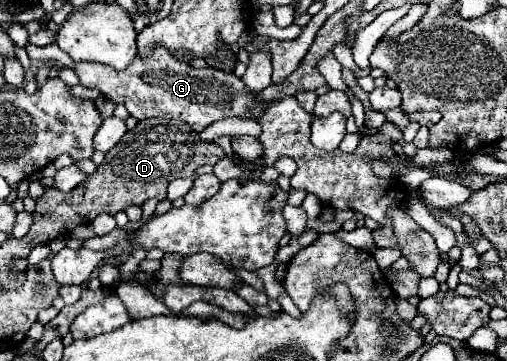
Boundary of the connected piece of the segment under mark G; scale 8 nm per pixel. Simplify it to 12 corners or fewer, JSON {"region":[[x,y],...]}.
{"region":[[163,47],[125,71],[73,63],[81,85],[119,93],[131,117],[197,133],[253,117],[235,73],[195,69]]}

